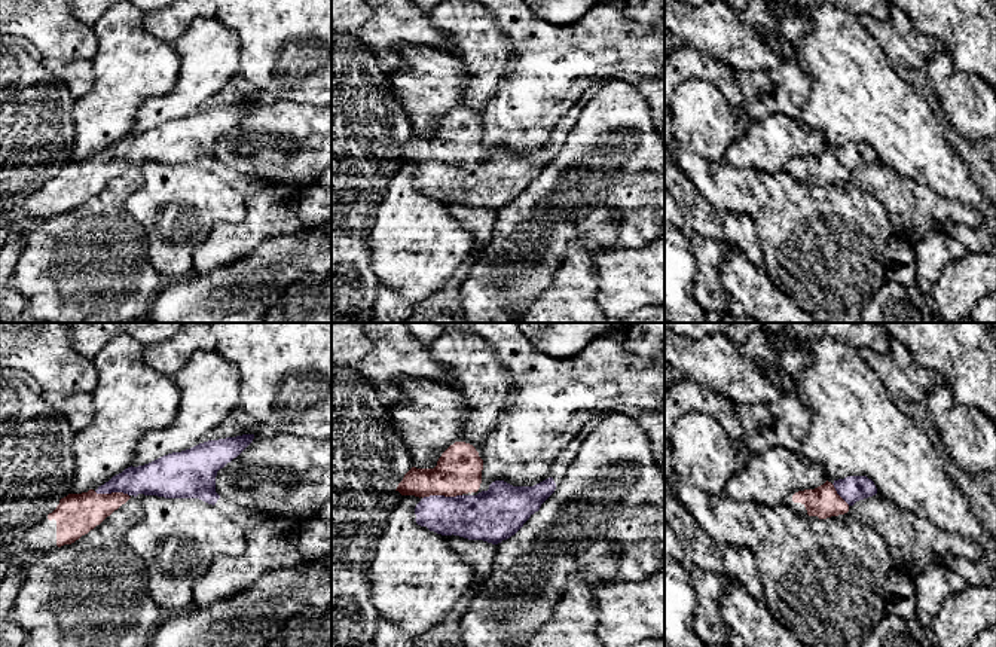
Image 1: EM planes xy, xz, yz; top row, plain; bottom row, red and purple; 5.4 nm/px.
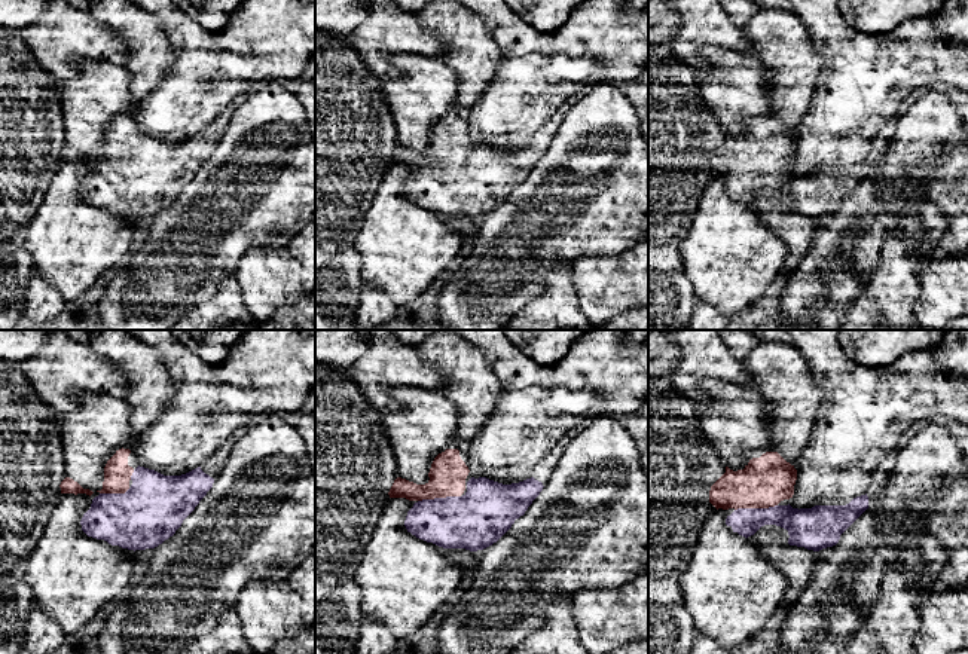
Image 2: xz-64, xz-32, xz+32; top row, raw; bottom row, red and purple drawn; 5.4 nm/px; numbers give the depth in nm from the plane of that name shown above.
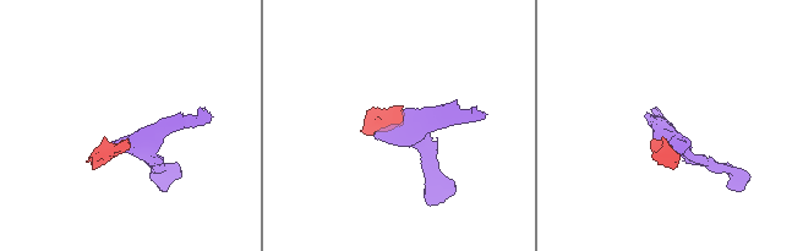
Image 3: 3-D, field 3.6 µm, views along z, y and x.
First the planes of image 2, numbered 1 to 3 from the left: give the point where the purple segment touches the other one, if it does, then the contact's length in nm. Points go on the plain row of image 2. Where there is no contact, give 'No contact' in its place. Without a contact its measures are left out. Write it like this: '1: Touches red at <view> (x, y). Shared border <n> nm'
1: Touches red at xz-64 (115, 159). Shared border 170 nm
2: Touches red at xz-32 (439, 164). Shared border 240 nm
3: Touches red at xz+32 (756, 174). Shared border 240 nm

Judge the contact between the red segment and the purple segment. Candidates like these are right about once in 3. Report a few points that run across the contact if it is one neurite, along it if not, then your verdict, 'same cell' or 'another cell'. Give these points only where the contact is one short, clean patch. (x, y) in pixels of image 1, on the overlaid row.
line xz (458, 470), (442, 487), (442, 494), (463, 515), (482, 516); same cell

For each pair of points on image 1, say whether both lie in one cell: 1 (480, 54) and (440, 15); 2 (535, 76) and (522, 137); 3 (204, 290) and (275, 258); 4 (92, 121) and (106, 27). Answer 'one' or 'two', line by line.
1: one
2: one
3: one
4: one

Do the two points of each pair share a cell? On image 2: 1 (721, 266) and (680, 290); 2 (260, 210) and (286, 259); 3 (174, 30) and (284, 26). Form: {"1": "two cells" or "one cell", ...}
{"1": "two cells", "2": "two cells", "3": "one cell"}

